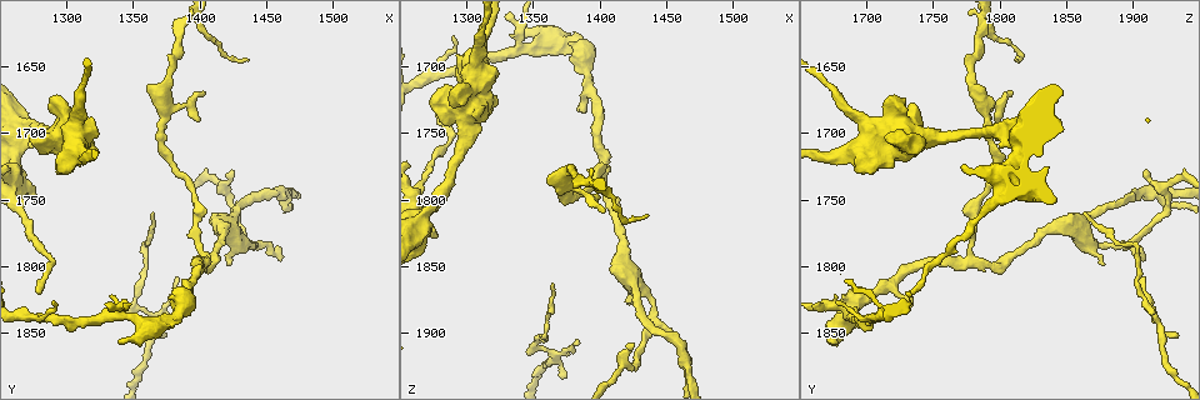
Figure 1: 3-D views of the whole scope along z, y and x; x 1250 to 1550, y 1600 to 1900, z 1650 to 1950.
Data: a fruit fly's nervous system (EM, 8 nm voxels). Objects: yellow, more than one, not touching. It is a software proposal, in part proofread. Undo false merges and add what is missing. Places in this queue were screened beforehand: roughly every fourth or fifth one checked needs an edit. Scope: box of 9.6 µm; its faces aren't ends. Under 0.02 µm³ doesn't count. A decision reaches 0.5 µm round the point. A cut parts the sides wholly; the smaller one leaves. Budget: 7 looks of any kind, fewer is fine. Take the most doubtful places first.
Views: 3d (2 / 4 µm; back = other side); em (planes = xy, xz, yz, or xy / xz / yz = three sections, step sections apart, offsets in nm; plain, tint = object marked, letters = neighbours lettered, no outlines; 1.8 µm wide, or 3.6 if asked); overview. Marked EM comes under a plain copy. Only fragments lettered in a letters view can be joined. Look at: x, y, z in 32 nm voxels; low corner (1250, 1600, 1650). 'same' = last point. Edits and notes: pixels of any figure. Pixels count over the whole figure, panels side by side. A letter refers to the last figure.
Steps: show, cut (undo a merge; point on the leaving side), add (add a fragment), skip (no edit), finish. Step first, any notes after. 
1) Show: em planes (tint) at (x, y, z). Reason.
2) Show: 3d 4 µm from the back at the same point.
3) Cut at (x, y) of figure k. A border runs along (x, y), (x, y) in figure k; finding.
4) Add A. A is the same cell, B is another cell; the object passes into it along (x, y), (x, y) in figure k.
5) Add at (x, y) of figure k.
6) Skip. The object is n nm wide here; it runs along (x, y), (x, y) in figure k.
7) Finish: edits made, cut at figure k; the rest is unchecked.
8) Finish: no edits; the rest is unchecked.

Show: em 3.6 µm yz step 8 (tint) at (1350, 1826, 1908). Abrupt turn.

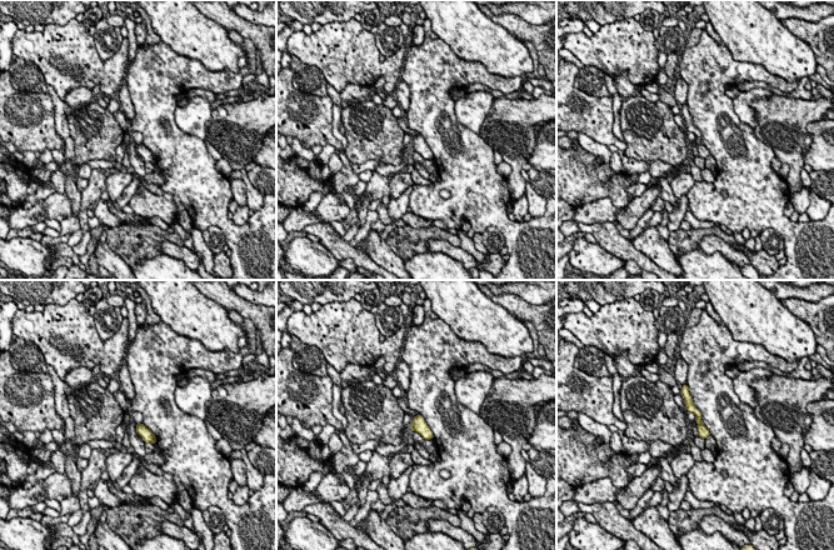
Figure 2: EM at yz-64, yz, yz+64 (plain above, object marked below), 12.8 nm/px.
Show: em 3.6 µm yz step 8 (letters) at the same point.

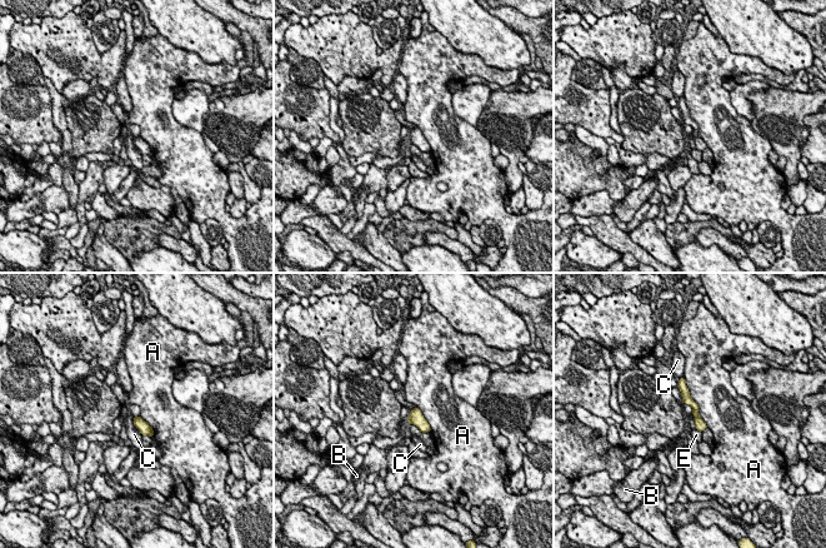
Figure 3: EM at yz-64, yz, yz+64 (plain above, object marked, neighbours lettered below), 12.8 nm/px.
Skip. The longest contact is with A, 700 nm; A, B, C and E are other cells; it runs along (681, 382), (701, 428) in figure 3; all the same neuron.

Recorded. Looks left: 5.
Show: em planes (tint) at (1280, 1818, 1732). Branch stops here.

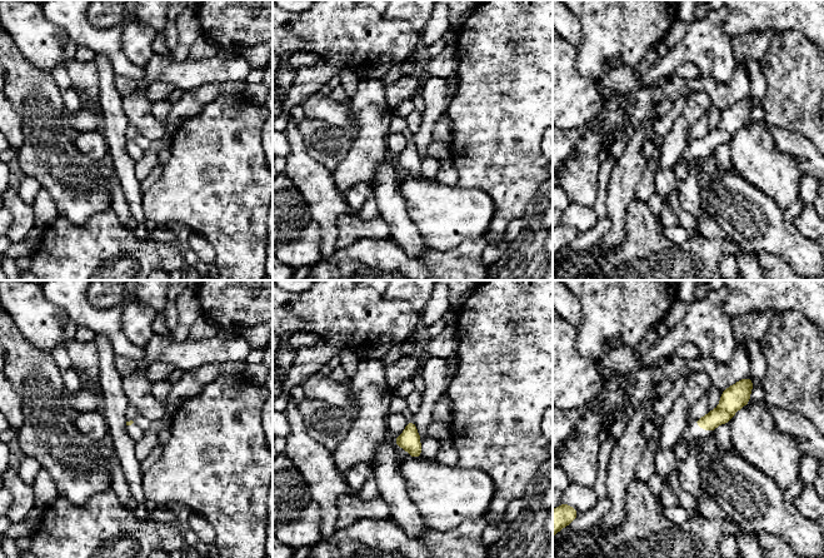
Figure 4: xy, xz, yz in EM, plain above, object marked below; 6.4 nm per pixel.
Show: em planes (letters) at the same point.

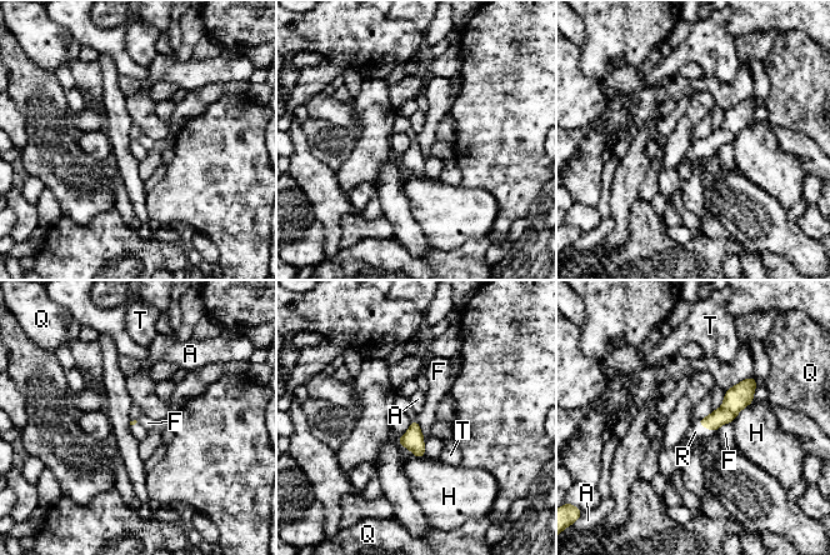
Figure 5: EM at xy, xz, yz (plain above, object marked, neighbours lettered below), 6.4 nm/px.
Add R. R is the same cell, A, F, H, Q and T are other cells; the object passes into it along (734, 401), (705, 426), (695, 431) in figure 5; it goes on there.

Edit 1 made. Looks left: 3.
Show: em planes (letters) at (1276, 1750, 1828). Stops while still wide.

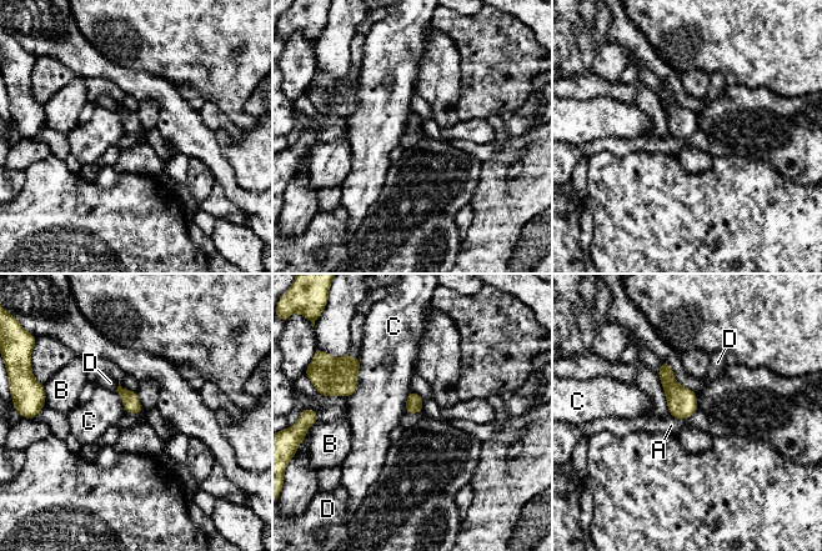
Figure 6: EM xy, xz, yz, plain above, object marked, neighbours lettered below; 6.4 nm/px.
Skip. The longest contact is with C, 280 nm; A, B, C and D are other cells; a border runs along (359, 356), (357, 387), (347, 397) in figure 6; none of them fits.

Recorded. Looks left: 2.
Finish: edits made, add at figure 5; the rest is unchecked.

